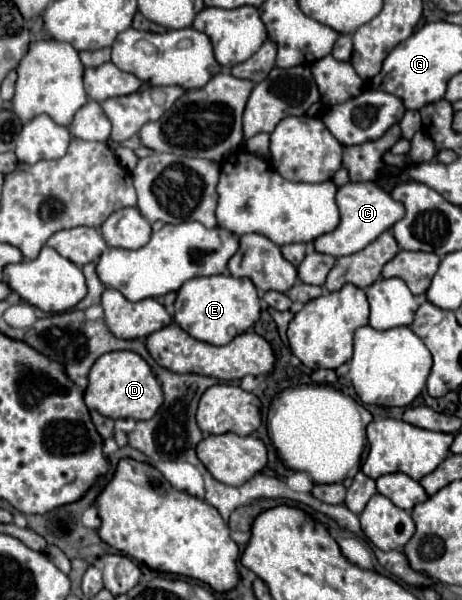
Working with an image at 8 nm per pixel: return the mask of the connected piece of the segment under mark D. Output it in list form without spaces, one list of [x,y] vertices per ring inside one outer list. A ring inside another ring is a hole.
[[[111,351],[101,355],[91,371],[85,389],[85,405],[109,419],[151,419],[163,403],[163,391],[145,359],[133,351]]]

